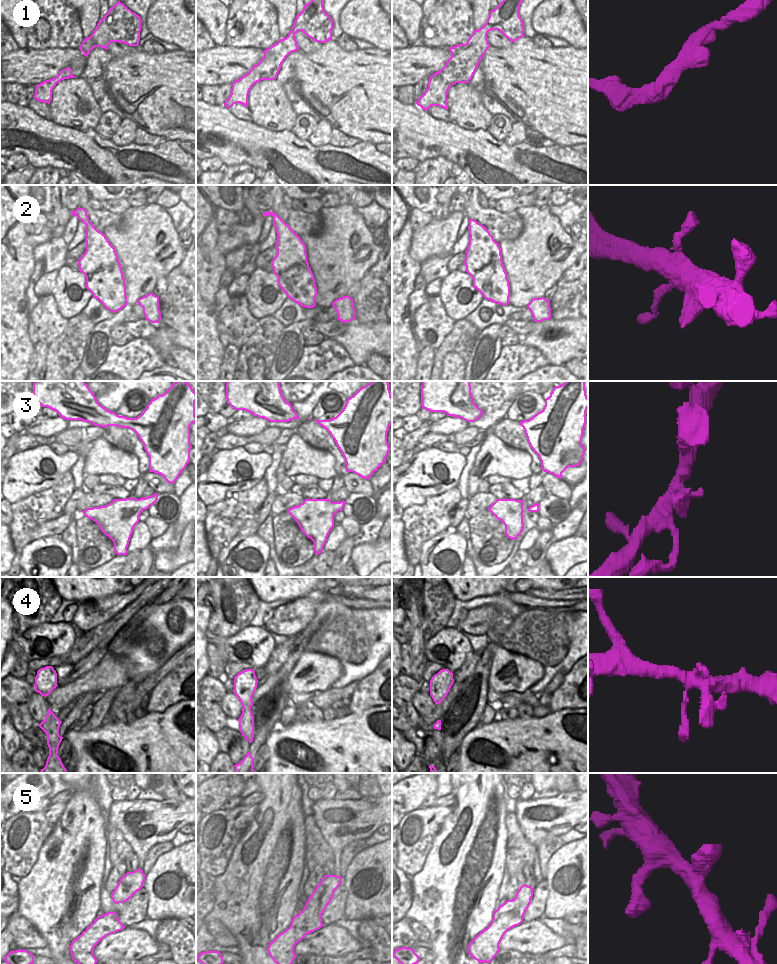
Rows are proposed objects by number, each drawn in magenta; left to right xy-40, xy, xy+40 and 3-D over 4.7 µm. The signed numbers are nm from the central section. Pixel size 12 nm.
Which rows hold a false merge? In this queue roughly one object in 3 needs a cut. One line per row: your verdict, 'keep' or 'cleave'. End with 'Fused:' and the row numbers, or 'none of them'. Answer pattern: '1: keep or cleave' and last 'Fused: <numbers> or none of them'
1: keep
2: keep
3: keep
4: keep
5: keep
Fused: none of them

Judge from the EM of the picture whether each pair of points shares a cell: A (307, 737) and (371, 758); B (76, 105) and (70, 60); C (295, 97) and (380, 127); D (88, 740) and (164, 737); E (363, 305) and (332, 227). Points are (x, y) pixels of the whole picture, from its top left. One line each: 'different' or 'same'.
A: same
B: different
C: different
D: same
E: different

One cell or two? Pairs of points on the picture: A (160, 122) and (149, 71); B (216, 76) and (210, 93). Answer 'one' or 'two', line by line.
A: one
B: two

